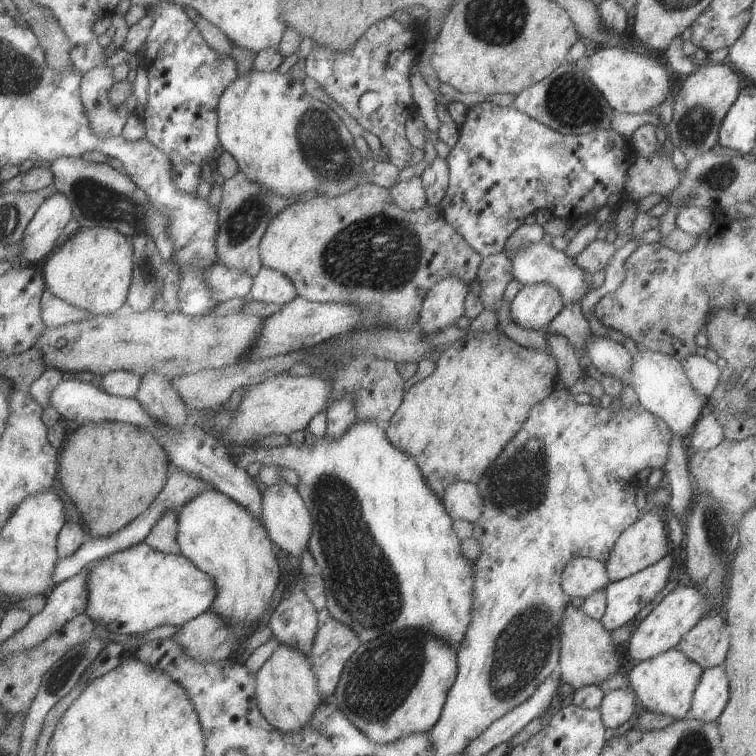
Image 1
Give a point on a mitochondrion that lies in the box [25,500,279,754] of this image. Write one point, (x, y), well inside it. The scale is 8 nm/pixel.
(61, 674)

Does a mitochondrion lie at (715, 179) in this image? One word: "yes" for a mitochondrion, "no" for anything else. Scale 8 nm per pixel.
yes

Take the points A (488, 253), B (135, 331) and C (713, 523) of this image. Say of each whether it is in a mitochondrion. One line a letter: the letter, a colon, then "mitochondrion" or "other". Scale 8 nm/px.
A: other
B: other
C: mitochondrion

